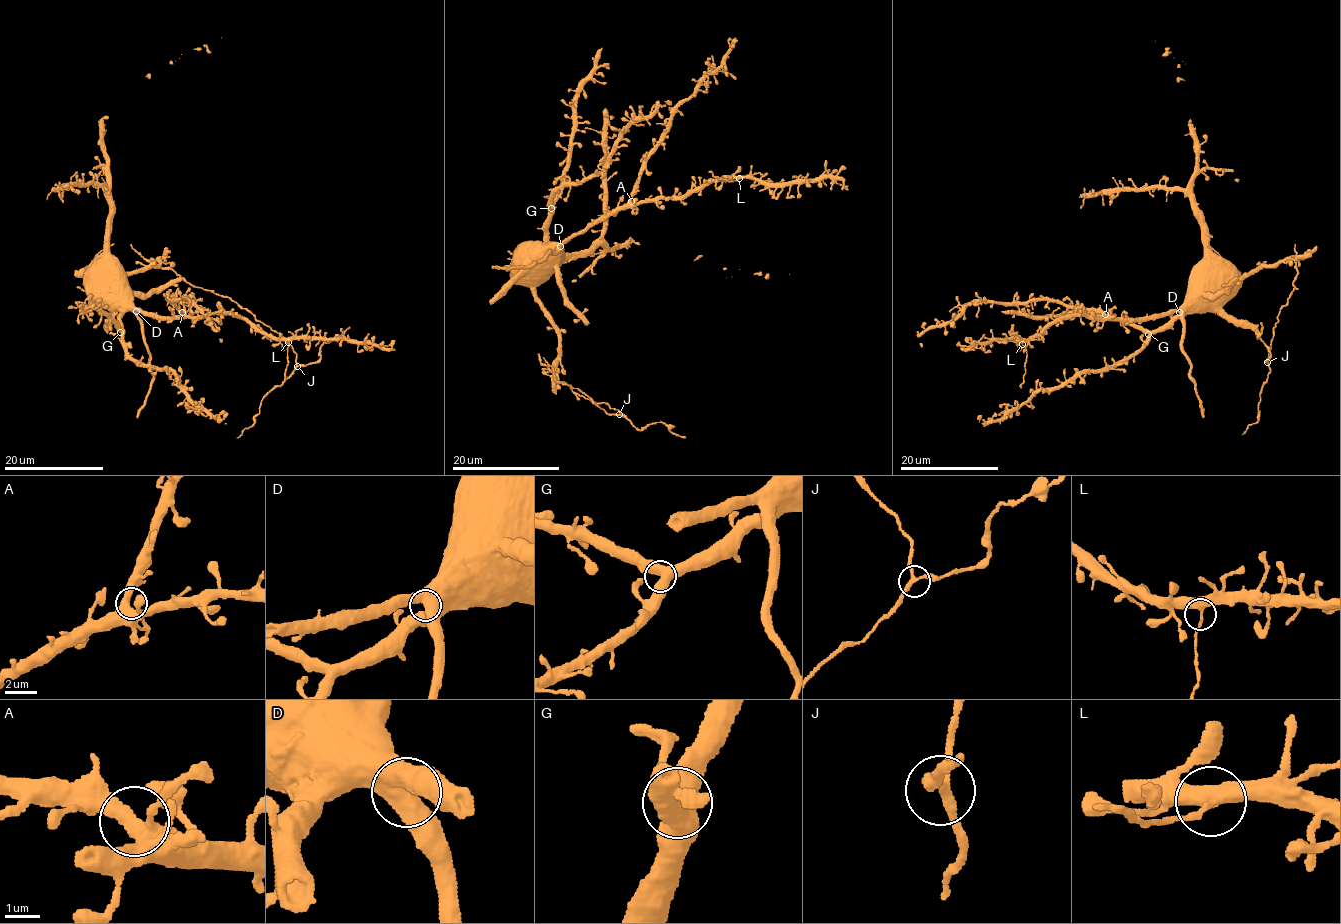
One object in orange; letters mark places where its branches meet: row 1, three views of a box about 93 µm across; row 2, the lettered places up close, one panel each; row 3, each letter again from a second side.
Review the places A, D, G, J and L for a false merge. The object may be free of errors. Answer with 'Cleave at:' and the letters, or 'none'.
Cleave at: L

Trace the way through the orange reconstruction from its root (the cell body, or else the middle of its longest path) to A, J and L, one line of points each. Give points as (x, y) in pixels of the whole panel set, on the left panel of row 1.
A: (109, 283), (123, 300), (147, 313), (181, 316), (182, 312)
J: (109, 283), (101, 282), (116, 282), (114, 276), (158, 260), (187, 282), (247, 308), (292, 348), (297, 366)
L: (109, 283), (123, 300), (158, 317), (233, 314), (289, 343)

